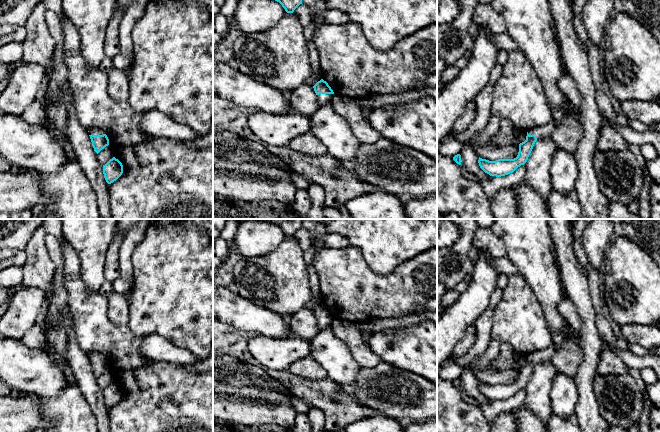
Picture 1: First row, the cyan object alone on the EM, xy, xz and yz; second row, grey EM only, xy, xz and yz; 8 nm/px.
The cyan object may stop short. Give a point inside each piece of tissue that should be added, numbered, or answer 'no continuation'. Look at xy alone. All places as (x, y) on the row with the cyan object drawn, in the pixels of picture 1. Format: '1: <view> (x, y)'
1: xy (94, 131)

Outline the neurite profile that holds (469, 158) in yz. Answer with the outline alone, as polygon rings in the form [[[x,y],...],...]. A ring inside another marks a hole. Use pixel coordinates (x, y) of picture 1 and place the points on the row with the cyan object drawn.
[[[465,145],[459,154],[462,160],[461,166],[466,171],[478,176],[480,179],[485,179],[490,176],[480,168],[478,163],[479,157],[470,146]]]

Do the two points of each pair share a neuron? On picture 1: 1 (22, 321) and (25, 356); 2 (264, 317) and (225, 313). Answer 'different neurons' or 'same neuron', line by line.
1: different neurons
2: same neuron

